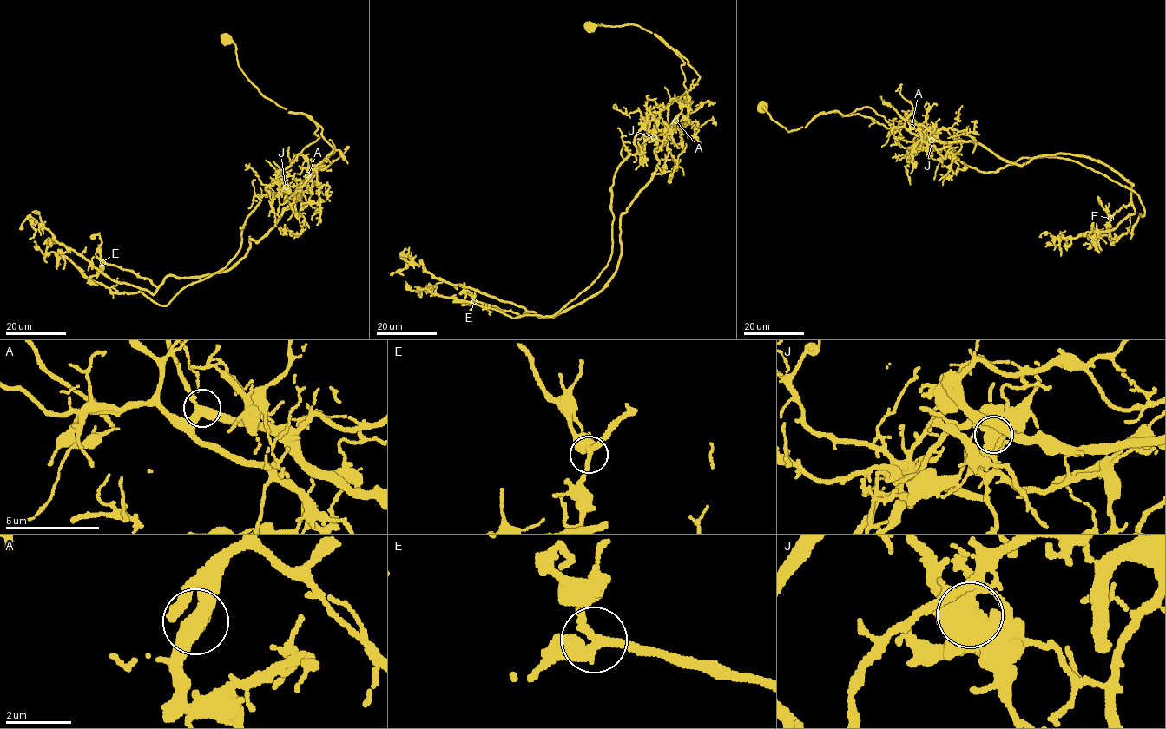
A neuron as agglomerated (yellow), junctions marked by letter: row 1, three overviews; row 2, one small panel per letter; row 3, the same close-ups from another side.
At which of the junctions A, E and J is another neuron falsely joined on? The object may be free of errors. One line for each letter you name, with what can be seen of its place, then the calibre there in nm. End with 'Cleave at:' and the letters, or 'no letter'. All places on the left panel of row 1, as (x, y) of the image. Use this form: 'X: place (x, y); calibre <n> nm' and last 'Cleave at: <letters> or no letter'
J: place (286, 187); calibre 650 nm
Cleave at: J

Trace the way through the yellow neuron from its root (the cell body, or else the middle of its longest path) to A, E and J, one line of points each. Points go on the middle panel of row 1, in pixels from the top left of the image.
A: (589, 26), (637, 24), (659, 36), (687, 60), (699, 78), (680, 99), (681, 113), (675, 121)
E: (589, 26), (656, 34), (698, 83), (655, 150), (652, 180), (621, 215), (608, 285), (552, 317), (474, 301)
J: (589, 26), (637, 24), (659, 36), (684, 62), (681, 68), (685, 93), (646, 116), (644, 127), (654, 137)

